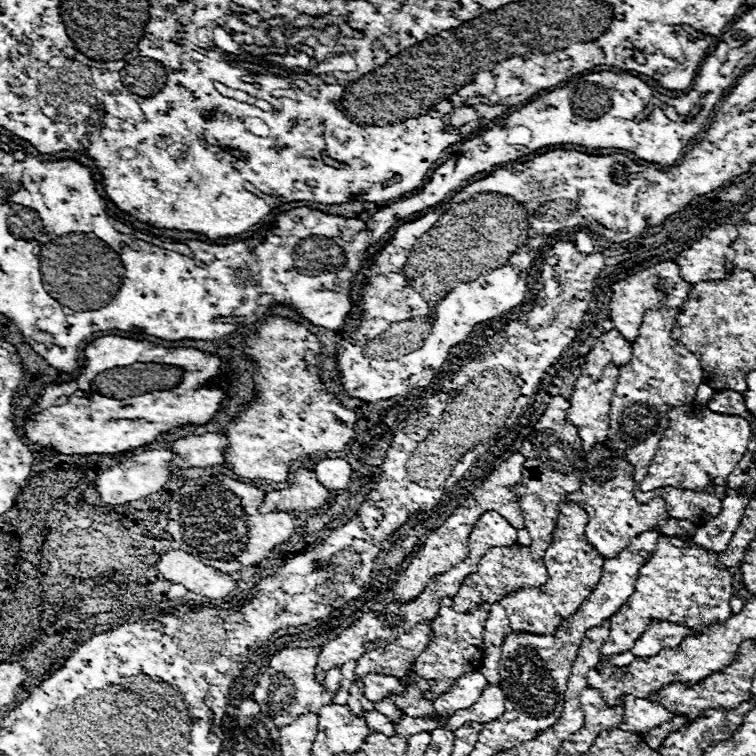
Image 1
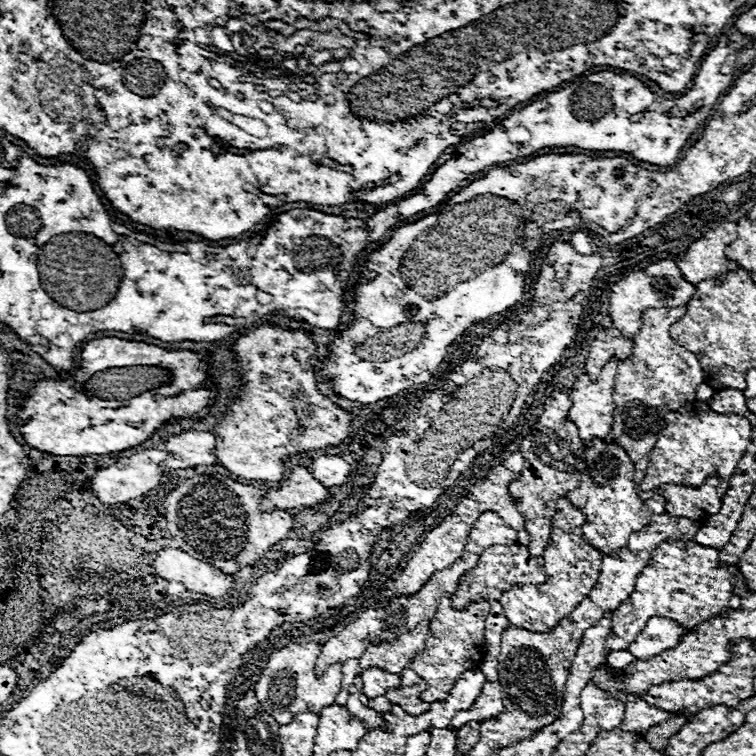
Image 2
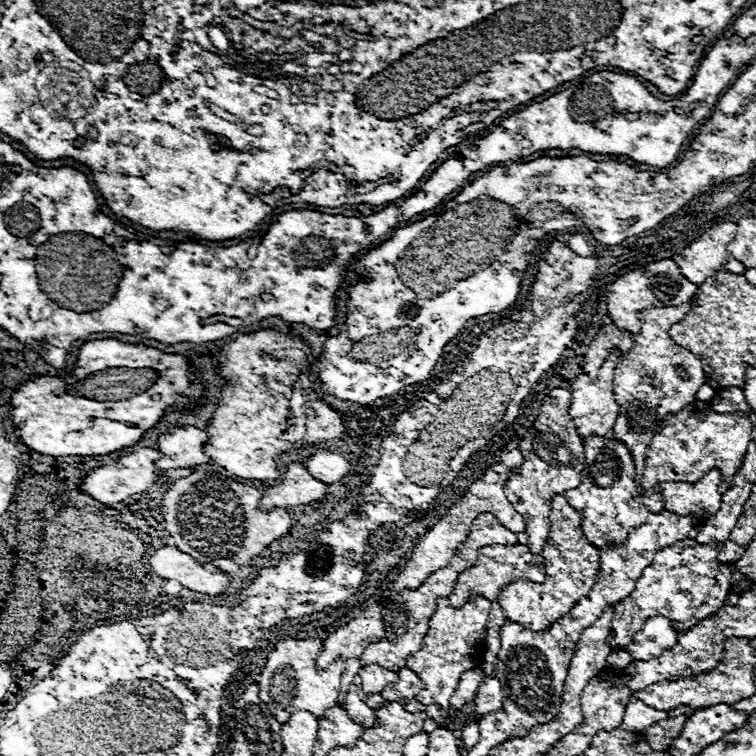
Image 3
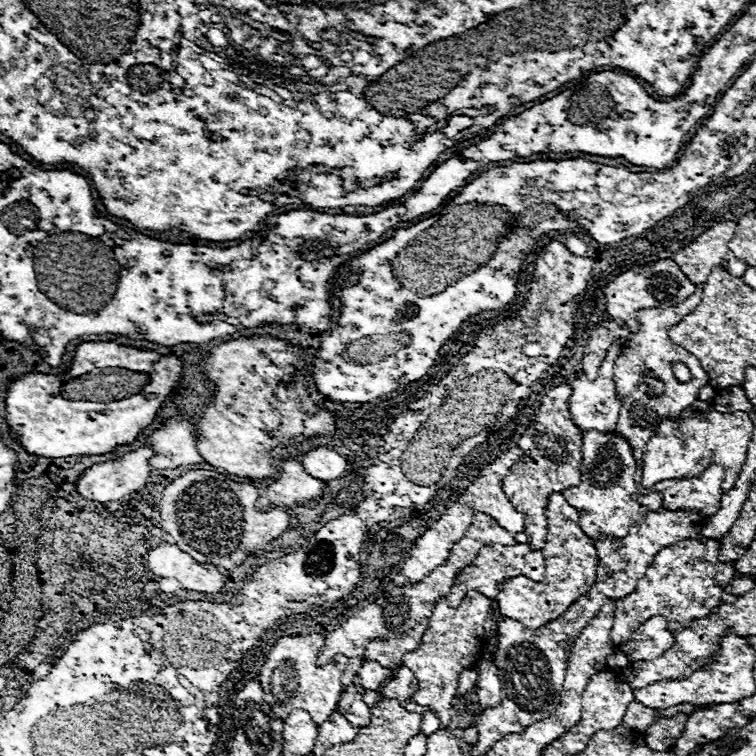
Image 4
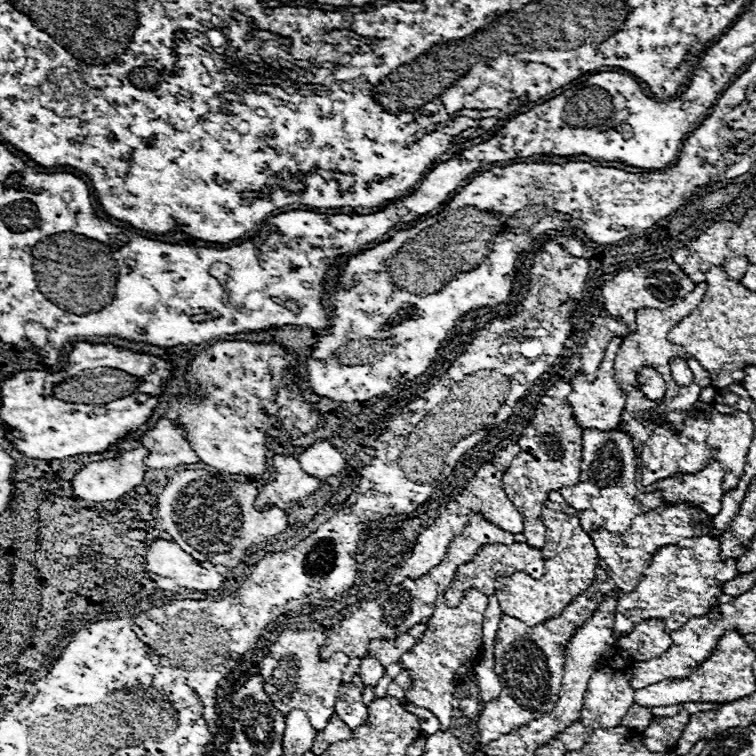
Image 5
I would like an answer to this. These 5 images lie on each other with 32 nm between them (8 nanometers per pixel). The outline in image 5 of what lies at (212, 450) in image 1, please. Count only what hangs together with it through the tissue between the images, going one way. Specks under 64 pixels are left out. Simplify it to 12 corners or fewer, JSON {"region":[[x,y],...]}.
{"region":[[160,418],[140,436],[148,468],[196,464],[188,442]]}

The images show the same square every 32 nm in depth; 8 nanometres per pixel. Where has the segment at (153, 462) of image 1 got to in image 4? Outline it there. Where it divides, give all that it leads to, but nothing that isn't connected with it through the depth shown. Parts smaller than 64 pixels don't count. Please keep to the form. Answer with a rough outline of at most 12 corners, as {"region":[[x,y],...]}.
{"region":[[150,448],[92,464],[76,480],[88,500],[114,502],[150,482]]}

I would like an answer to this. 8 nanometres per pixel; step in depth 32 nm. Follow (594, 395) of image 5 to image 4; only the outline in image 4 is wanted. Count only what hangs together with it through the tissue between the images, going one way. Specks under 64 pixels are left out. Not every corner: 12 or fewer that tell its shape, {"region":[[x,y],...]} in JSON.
{"region":[[608,348],[596,380],[570,381],[570,412],[580,432],[612,432],[622,402]]}

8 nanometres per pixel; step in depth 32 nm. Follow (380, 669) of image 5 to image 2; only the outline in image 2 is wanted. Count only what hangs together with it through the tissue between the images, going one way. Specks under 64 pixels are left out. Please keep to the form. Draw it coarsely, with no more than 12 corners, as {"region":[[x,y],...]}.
{"region":[[364,670],[362,692],[384,696],[400,684],[400,676],[386,670]]}

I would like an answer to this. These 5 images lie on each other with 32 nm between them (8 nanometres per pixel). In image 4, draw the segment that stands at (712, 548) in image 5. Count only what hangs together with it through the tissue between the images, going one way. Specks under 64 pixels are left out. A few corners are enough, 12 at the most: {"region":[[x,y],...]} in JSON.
{"region":[[720,542],[662,548],[616,602],[614,645],[652,616],[680,630],[736,576]]}

